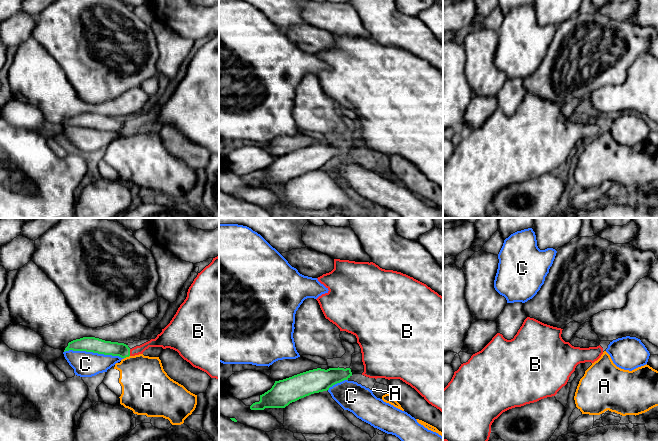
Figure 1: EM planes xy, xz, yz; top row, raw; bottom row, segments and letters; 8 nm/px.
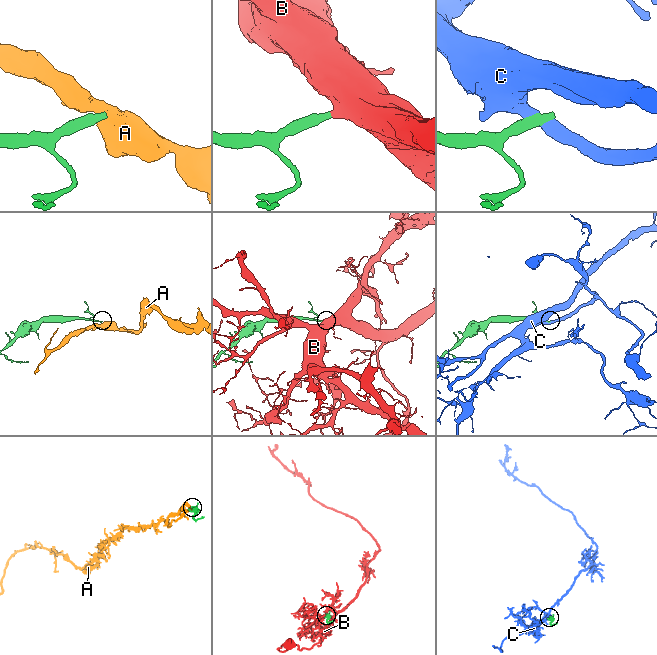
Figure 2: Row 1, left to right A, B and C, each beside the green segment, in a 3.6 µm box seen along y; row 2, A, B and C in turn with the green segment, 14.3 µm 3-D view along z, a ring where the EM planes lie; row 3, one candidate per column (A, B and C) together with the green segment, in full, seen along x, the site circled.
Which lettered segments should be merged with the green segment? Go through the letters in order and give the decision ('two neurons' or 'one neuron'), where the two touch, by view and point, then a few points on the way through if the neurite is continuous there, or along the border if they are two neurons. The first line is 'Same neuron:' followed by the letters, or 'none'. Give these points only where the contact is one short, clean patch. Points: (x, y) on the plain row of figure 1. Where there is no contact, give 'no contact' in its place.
Same neuron: B
A: two neurons | xy (126, 132) | along xy (129, 131), (124, 134)
B: one neuron | xy (129, 128) | across xy (99, 122), (129, 128), (158, 117)
C: two neurons | xy (94, 128) | along xy (64, 127), (85, 126), (118, 131), (123, 134)

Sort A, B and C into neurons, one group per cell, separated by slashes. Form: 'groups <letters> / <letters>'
groups A / B / C

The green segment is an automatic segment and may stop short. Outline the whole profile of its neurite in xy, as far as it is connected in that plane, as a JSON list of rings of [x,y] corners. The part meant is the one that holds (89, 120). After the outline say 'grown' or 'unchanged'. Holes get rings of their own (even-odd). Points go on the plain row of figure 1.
[[[219,32],[213,34],[188,65],[187,73],[178,84],[170,99],[155,115],[132,125],[124,119],[105,117],[95,113],[83,113],[68,119],[65,127],[86,127],[126,134],[143,130],[149,123],[170,124],[193,143],[206,148],[211,154],[219,155]]]; grown

